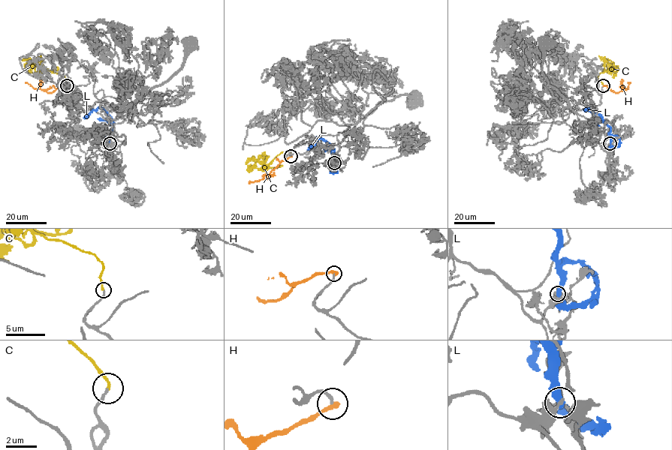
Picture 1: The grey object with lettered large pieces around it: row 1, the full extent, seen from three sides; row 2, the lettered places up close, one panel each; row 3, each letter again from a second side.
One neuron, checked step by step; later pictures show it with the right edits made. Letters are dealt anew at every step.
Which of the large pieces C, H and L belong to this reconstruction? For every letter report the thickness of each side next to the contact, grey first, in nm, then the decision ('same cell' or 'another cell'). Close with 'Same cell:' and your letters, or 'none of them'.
C: calibres 180 and 190 nm; same cell
H: calibres 180 and 360 nm; another cell
L: calibres 480 and 480 nm; another cell
Same cell: C

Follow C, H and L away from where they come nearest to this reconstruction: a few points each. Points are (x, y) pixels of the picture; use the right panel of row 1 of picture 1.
C: (603, 85), (598, 76), (607, 71), (610, 73), (613, 70), (616, 71), (612, 61)
H: (603, 85), (614, 92), (622, 91), (628, 88), (628, 82)
L: (610, 143), (610, 127), (601, 115), (587, 108), (597, 117)

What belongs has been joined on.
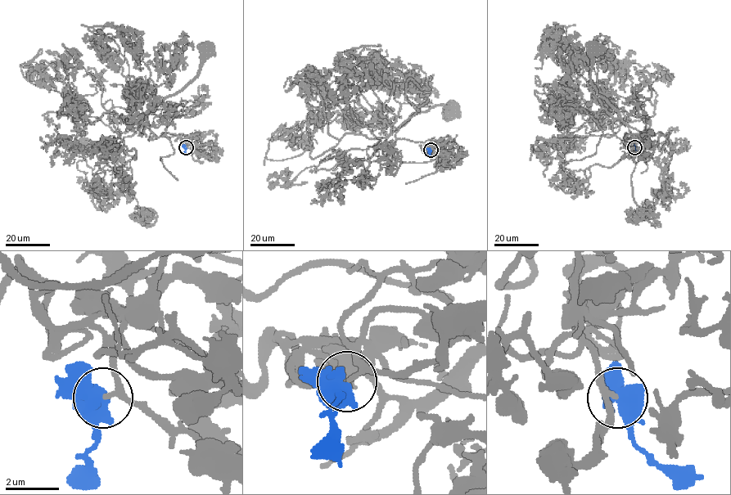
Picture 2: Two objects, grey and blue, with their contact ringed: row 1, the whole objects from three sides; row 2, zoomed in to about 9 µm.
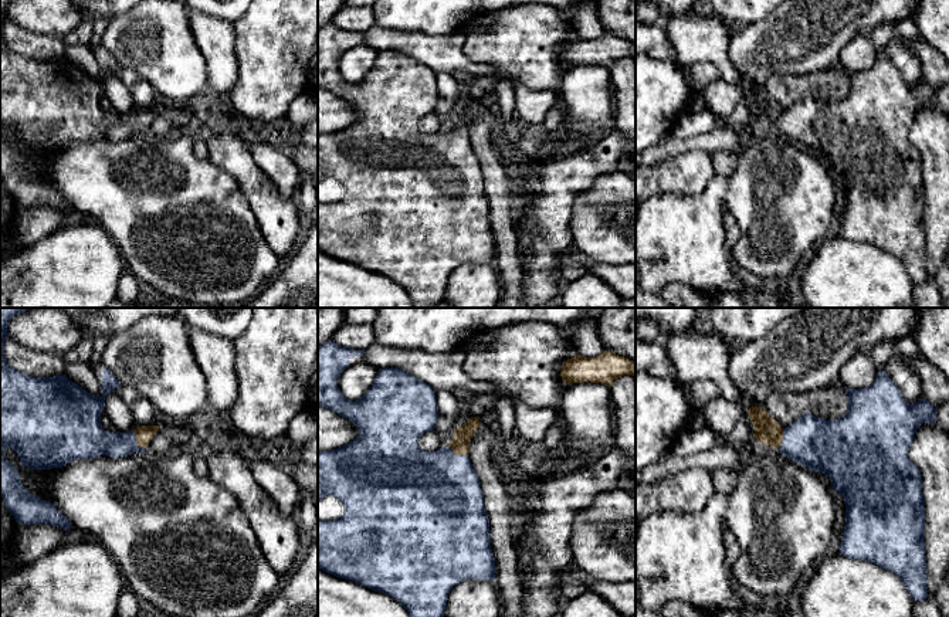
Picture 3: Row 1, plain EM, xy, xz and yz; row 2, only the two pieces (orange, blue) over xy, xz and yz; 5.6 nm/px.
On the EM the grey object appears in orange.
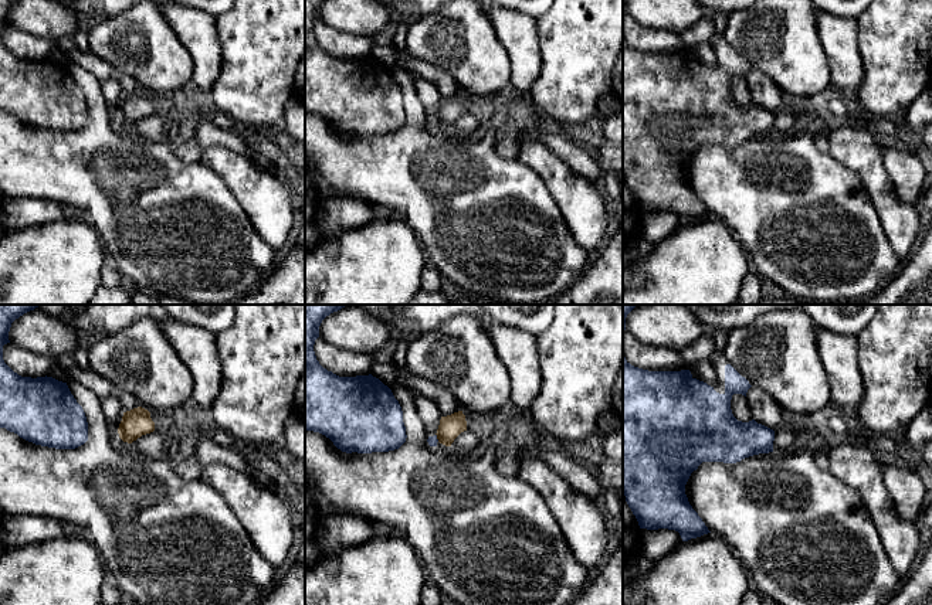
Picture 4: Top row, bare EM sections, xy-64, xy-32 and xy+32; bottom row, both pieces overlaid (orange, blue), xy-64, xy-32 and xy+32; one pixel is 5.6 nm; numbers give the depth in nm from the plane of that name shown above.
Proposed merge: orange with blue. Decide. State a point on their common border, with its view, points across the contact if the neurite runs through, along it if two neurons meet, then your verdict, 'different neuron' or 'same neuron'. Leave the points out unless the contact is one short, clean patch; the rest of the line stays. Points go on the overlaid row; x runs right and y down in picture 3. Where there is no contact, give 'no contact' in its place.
meets orange in xy at (136, 441); runs through xy (143, 434), (136, 441), (92, 441); same neuron

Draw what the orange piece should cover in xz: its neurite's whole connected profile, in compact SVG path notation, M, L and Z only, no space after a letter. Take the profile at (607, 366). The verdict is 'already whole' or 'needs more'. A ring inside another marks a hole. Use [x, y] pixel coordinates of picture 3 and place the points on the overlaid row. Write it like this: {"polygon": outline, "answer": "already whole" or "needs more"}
{"polygon": "M604 350L599 356L582 357L576 355L562 365L560 376L565 383L601 383L611 386L613 380L624 374L636 376L636 363L624 356Z", "answer": "already whole"}

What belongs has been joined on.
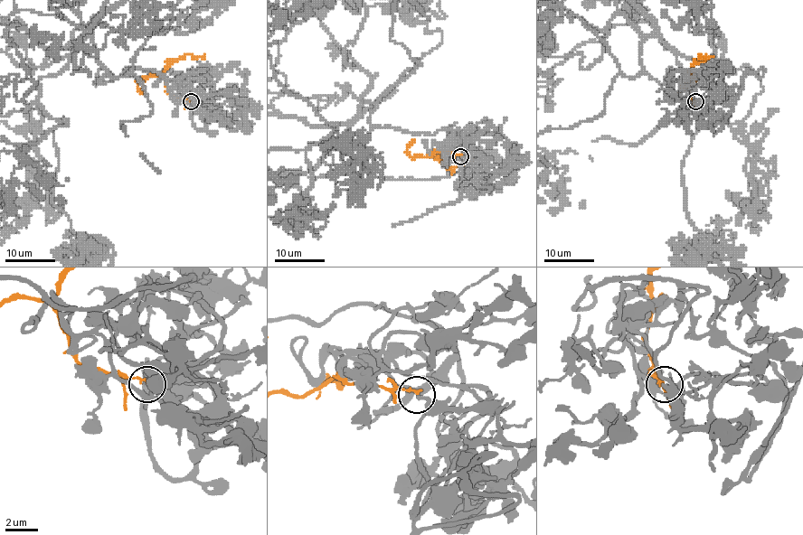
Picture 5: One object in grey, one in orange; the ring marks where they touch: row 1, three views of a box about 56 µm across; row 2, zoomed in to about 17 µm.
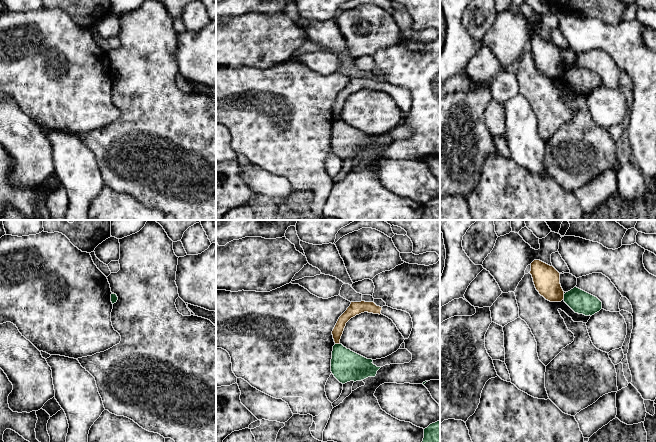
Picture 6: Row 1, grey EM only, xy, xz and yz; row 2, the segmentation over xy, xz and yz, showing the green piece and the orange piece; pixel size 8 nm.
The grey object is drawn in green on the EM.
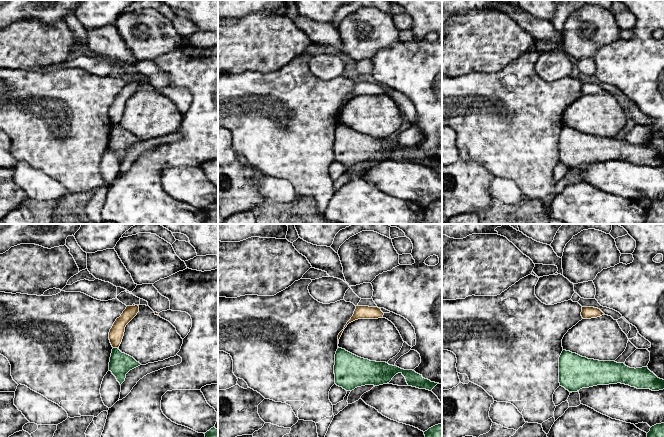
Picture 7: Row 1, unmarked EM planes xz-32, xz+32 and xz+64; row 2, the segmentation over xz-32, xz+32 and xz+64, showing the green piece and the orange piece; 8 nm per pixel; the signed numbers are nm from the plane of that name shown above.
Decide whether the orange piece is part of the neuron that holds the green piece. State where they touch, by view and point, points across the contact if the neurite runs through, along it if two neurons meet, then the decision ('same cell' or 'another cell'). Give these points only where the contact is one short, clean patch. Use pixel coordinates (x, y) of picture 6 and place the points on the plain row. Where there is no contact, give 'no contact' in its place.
xz (337, 120) | another cell

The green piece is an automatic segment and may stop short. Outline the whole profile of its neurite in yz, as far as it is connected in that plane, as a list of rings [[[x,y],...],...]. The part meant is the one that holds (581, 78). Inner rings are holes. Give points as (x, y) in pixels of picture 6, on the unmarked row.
[[[574,63],[564,70],[564,78],[578,90],[592,92],[602,85],[602,78],[595,72]]]

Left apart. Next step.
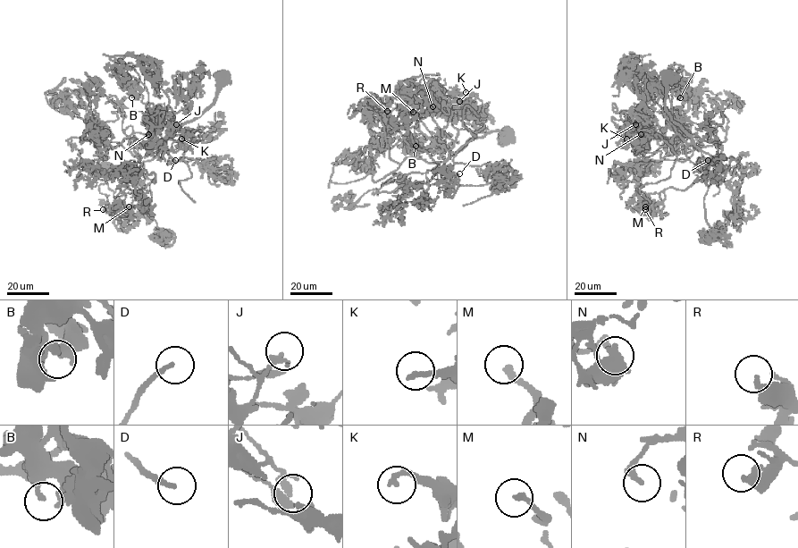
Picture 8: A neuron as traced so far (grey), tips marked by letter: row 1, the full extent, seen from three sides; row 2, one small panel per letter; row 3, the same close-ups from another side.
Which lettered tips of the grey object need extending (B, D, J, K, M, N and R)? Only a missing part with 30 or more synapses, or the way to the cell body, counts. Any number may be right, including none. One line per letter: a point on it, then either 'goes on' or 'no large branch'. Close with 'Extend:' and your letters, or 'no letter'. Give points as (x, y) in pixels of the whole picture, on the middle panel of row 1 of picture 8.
B: at (415, 146); no large branch
D: at (459, 173); goes on
J: at (459, 101); no large branch
K: at (466, 92); no large branch
M: at (413, 112); goes on
N: at (432, 106); no large branch
R: at (387, 111); no large branch
Extend: D, M

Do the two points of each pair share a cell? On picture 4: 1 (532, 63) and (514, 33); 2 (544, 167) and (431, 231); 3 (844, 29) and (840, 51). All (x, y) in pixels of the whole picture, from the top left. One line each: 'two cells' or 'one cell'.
1: one cell
2: two cells
3: one cell

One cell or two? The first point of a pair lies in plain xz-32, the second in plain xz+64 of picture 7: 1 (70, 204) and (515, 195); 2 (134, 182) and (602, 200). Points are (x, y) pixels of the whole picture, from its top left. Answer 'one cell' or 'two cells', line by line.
1: two cells
2: one cell

